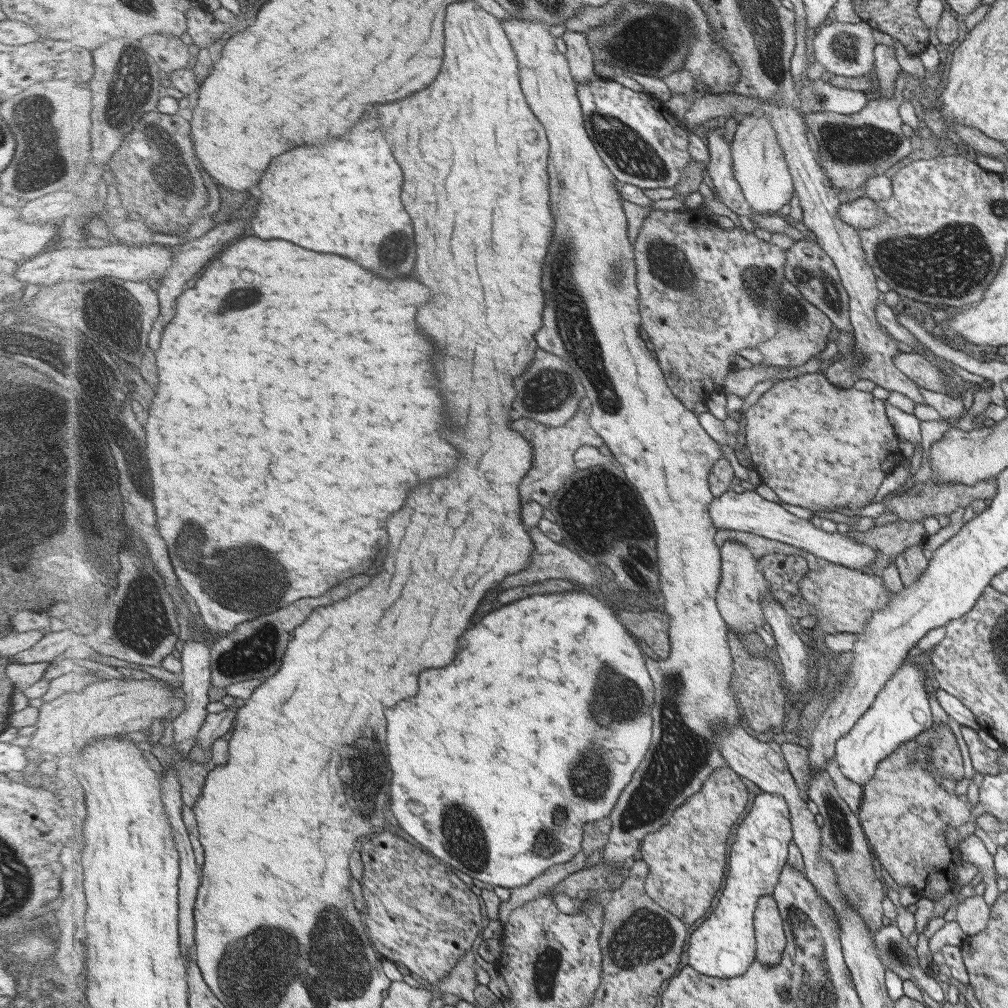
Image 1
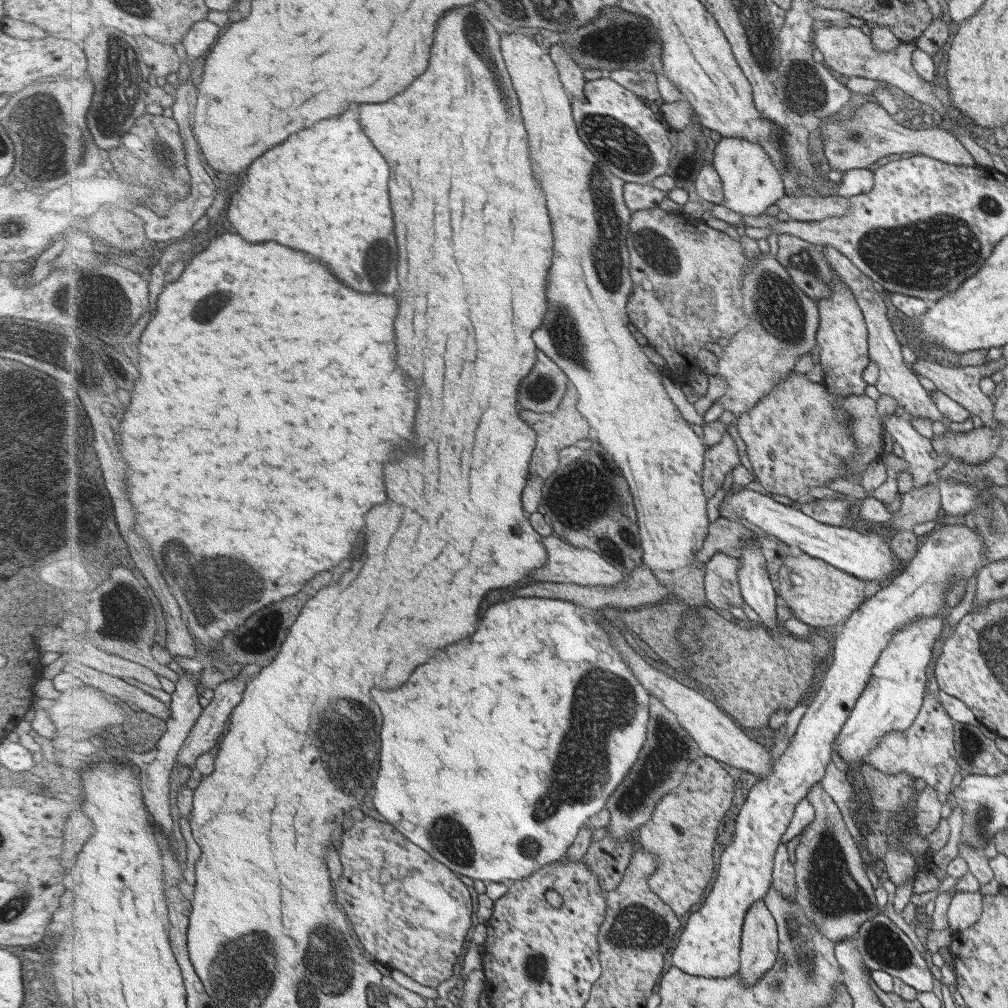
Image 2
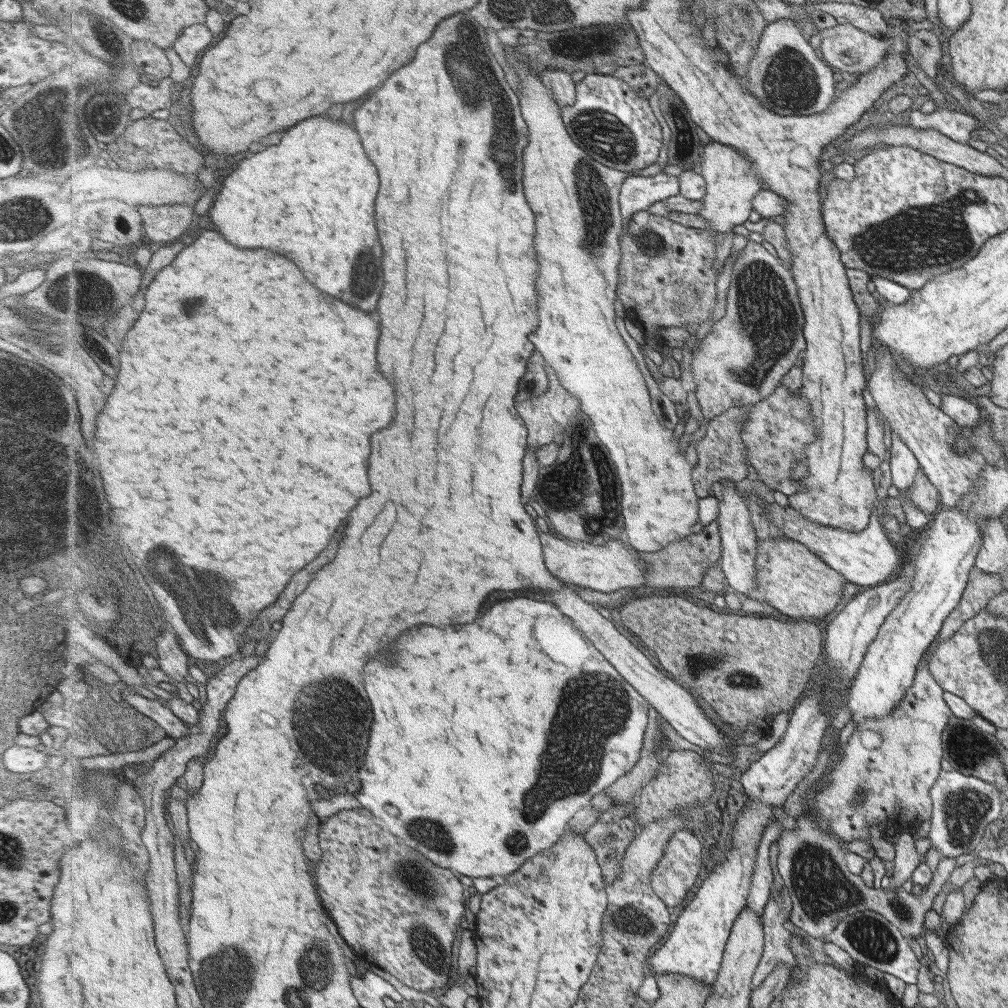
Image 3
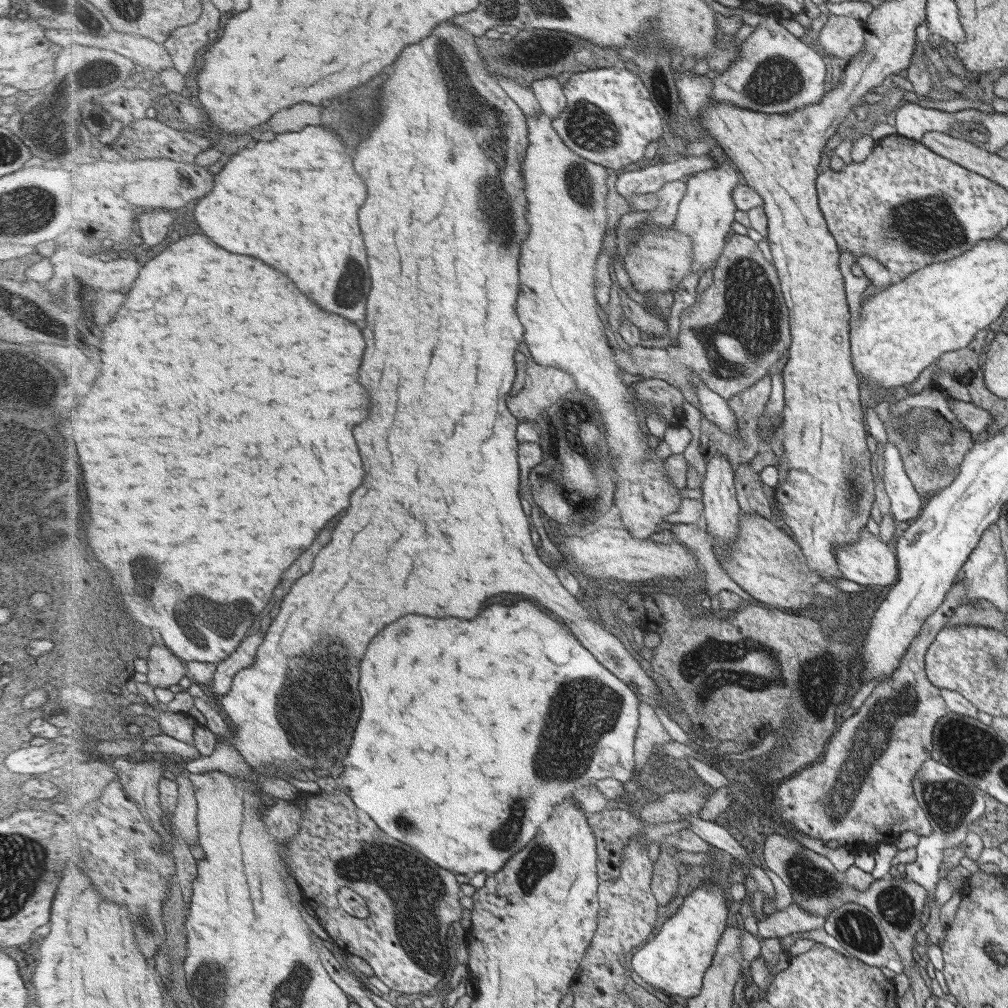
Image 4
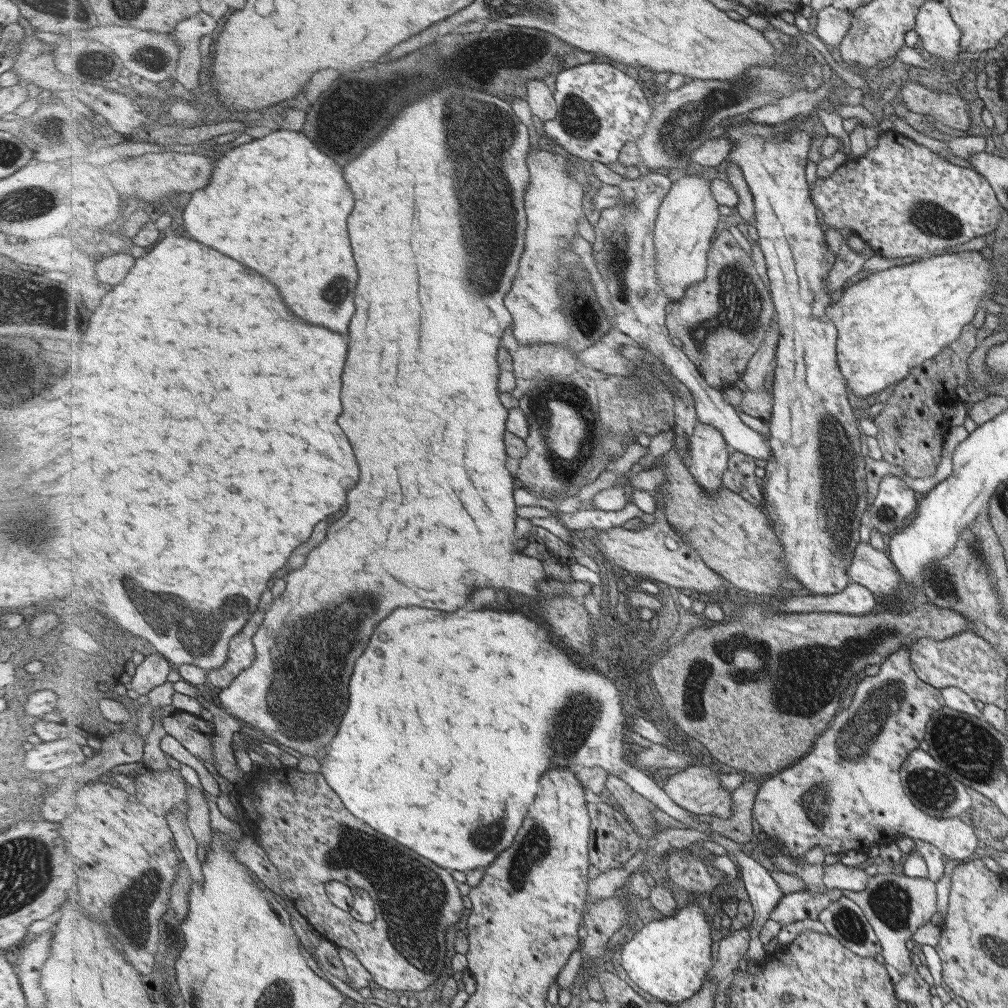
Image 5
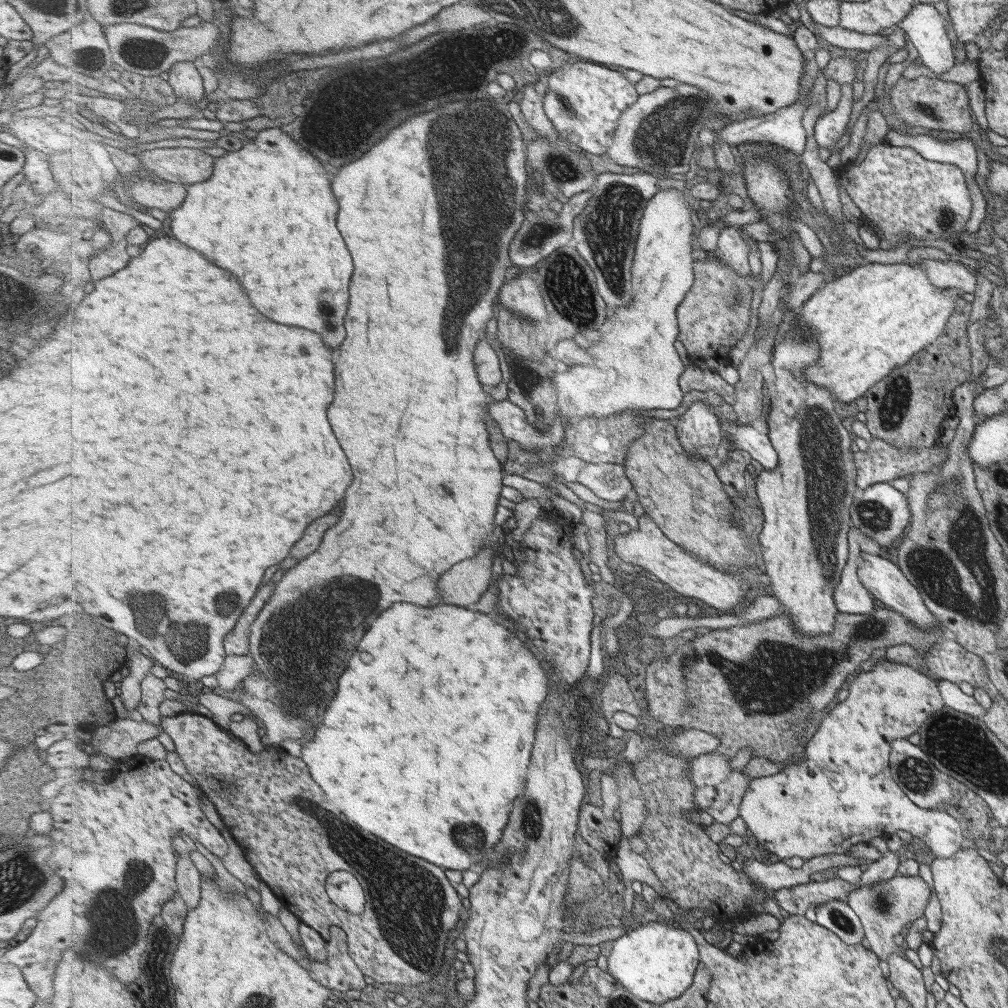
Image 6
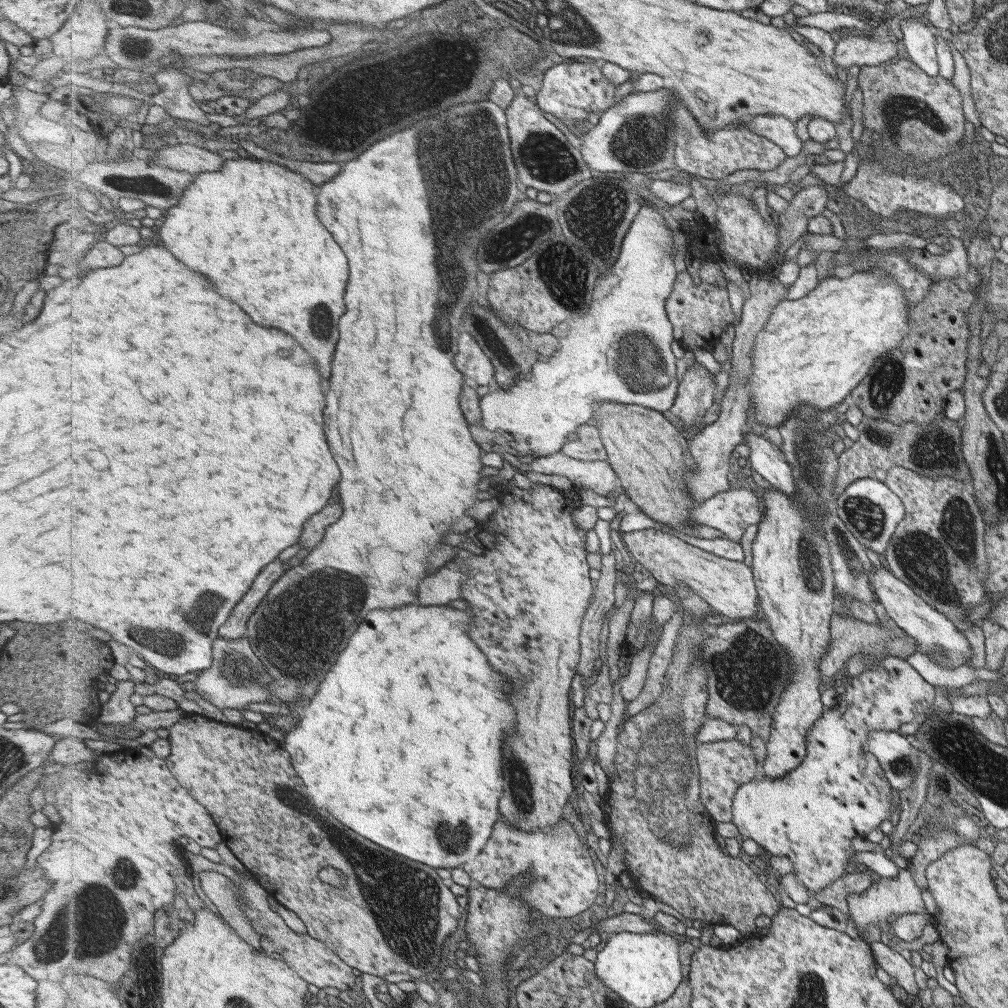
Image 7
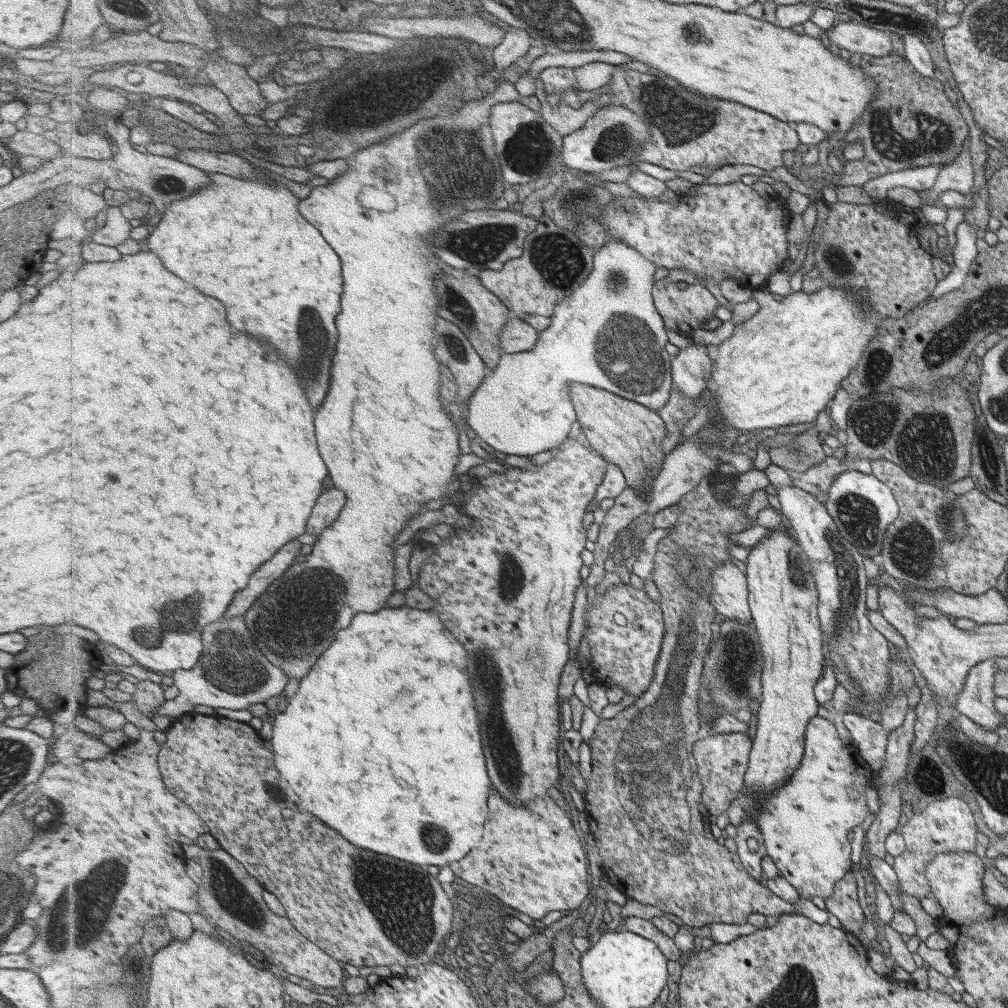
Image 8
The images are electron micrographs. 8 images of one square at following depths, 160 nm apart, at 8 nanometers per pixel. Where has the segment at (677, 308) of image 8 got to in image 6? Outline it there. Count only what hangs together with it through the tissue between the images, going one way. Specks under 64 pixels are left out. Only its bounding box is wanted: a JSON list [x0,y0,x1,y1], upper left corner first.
[678,256,751,360]

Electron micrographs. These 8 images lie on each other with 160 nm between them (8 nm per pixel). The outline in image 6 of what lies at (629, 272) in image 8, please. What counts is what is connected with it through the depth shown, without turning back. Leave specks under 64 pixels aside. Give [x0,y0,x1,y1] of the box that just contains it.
[491,188,700,451]

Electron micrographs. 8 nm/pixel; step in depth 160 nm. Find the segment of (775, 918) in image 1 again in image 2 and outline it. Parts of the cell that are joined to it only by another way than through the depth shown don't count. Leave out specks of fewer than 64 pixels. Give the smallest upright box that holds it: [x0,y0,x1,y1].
[735,899,777,984]

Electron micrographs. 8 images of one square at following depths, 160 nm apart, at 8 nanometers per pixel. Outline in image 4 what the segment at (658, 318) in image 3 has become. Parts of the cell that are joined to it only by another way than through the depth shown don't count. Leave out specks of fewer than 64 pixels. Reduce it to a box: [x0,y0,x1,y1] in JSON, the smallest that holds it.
[624,227,693,293]

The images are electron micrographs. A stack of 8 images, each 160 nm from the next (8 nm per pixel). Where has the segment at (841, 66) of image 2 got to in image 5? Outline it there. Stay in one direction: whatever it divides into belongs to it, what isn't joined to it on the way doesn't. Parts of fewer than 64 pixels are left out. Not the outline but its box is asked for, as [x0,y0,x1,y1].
[814,5,850,47]

